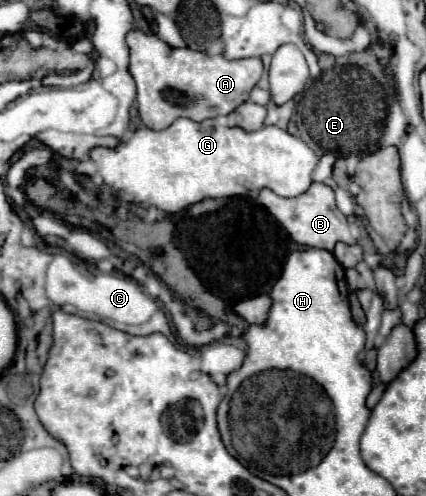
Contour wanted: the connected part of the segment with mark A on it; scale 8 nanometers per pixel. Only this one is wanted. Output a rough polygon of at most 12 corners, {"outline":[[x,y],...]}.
{"outline":[[130,31],[142,123],[228,115],[262,75],[228,61]]}

